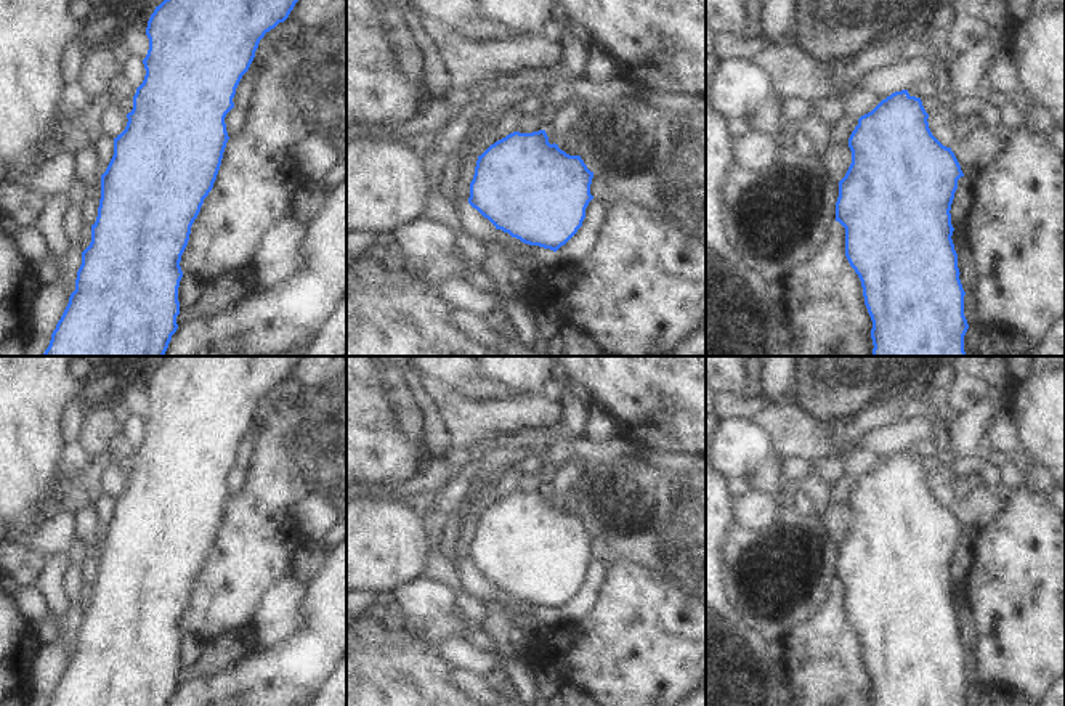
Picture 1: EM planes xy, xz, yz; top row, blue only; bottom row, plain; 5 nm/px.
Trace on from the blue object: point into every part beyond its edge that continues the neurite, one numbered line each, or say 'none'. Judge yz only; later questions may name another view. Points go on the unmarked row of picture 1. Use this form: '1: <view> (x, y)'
none.

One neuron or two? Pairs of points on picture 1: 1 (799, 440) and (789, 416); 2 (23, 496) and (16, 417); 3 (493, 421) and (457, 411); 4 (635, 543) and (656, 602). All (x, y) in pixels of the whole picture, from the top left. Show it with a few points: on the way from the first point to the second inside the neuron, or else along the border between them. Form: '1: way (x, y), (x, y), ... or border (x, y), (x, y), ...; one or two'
1: way (794, 434), (789, 422); one
2: way (16, 477), (16, 437); one
3: way (485, 419), (465, 419); one
4: border (613, 557), (637, 562), (677, 584); two

